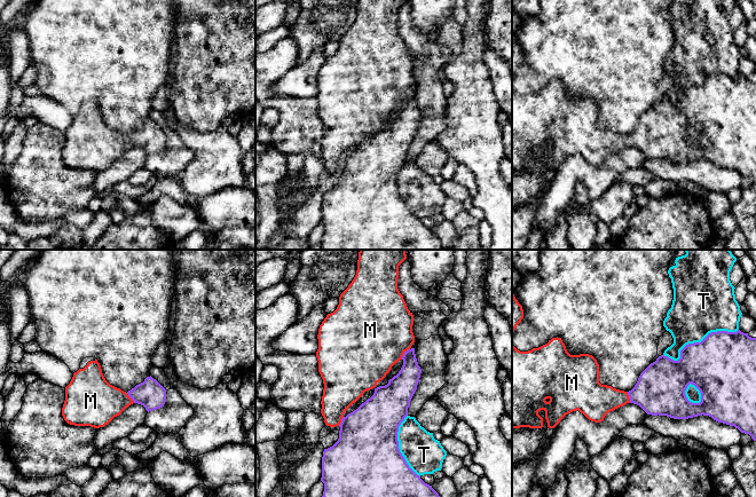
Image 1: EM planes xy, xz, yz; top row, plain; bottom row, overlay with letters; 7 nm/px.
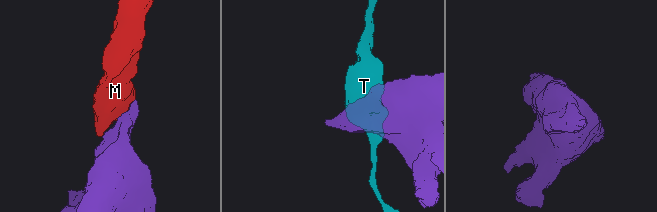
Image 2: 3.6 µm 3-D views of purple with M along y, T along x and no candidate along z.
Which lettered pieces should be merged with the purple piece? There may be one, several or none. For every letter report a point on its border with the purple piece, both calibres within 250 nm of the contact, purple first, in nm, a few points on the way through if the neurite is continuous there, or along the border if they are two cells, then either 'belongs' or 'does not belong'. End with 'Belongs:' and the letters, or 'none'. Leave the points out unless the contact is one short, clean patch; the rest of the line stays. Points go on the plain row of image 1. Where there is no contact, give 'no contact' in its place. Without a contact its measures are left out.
M: meets purple in xz at (403, 97); 200 nm thick on the purple side, 500 nm on the other; belongs
T: meets purple in yz at (698, 86); 460 nm thick on the purple side, 380 nm on the other; does not belong
Belongs: M

